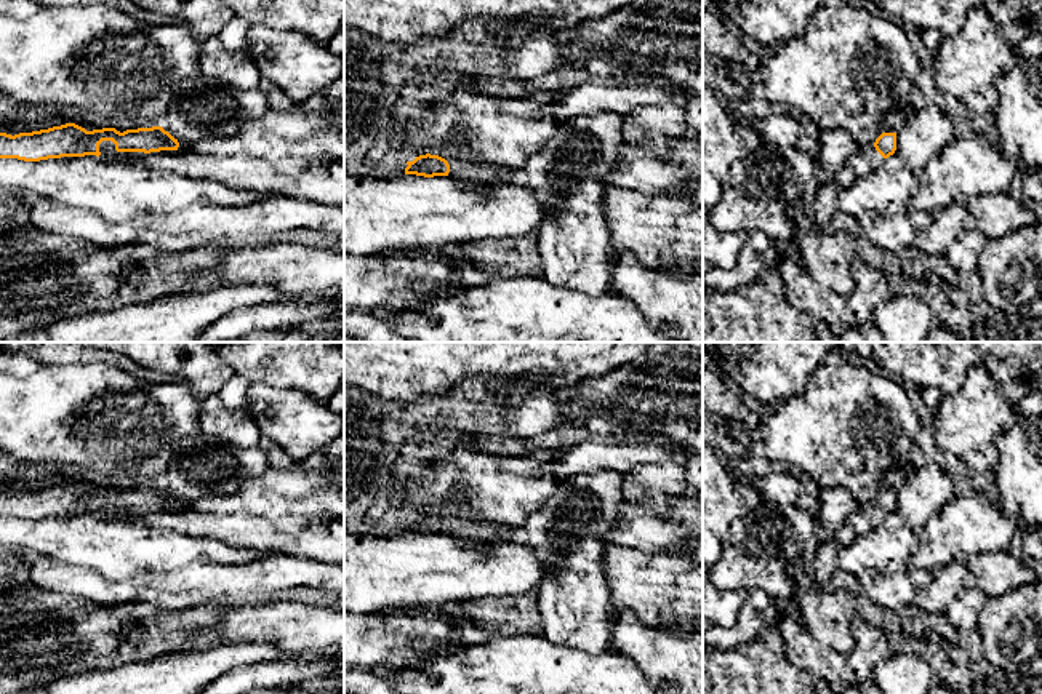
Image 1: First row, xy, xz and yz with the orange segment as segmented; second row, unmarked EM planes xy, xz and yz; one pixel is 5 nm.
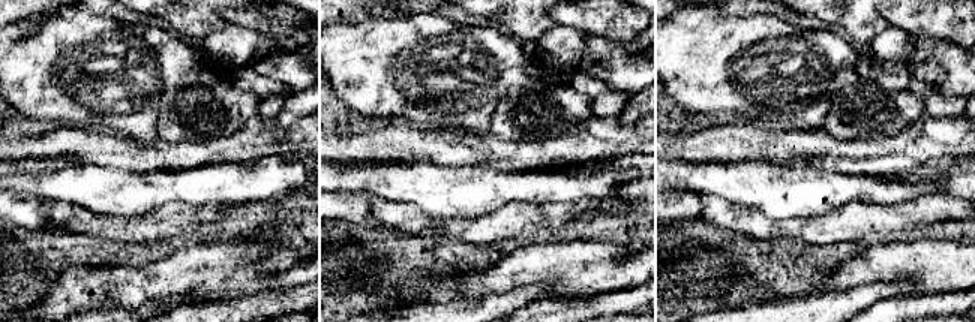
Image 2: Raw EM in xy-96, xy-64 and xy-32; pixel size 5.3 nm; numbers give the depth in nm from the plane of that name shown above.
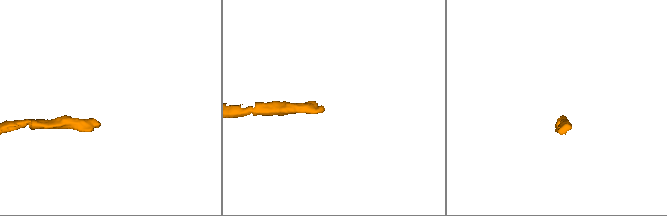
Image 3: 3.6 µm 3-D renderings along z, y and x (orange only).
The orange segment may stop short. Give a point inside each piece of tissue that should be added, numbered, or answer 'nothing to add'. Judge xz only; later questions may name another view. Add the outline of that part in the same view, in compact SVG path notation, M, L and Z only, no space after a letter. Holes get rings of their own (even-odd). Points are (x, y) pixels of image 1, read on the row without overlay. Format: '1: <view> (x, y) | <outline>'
nothing to add

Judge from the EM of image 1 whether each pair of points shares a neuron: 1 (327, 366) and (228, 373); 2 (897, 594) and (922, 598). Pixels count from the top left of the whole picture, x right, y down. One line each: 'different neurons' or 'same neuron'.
1: different neurons
2: different neurons

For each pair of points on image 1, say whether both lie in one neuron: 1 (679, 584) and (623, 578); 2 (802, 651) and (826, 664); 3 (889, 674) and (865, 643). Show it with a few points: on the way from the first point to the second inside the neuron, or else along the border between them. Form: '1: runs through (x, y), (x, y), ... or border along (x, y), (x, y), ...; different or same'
1: runs through (665, 582), (637, 581); same
2: runs through (809, 654), (820, 662); same
3: border along (893, 653), (871, 677); different

